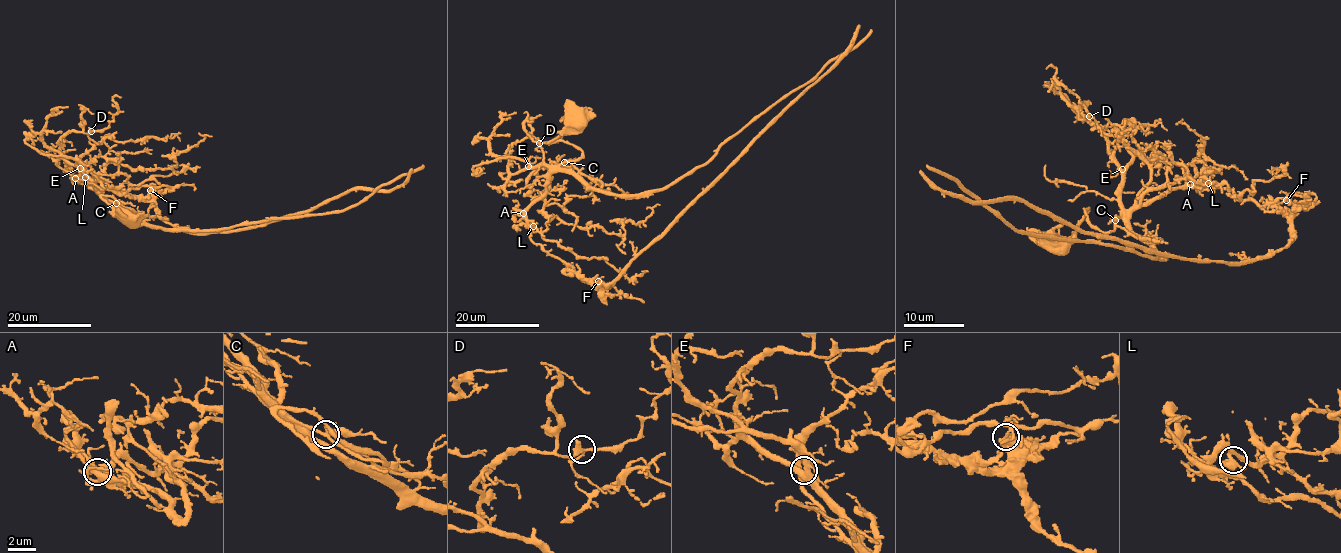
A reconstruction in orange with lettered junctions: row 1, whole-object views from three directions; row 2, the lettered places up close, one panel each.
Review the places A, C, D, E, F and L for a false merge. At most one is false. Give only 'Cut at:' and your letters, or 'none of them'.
Cut at: F

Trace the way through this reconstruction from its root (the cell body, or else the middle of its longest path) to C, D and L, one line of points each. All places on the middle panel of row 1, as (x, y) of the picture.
C: (577, 121), (565, 133), (549, 142), (564, 141), (582, 151), (580, 158), (564, 162)
D: (577, 121), (549, 142), (577, 146), (580, 158), (511, 173), (506, 151), (531, 136), (539, 143)
L: (577, 121), (549, 142), (572, 144), (582, 156), (550, 175), (546, 190), (526, 211), (533, 226)

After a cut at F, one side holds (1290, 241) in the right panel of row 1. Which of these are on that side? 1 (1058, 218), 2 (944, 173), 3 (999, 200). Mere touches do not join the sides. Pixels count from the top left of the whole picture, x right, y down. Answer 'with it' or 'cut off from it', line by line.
1: with it
2: cut off from it
3: with it

